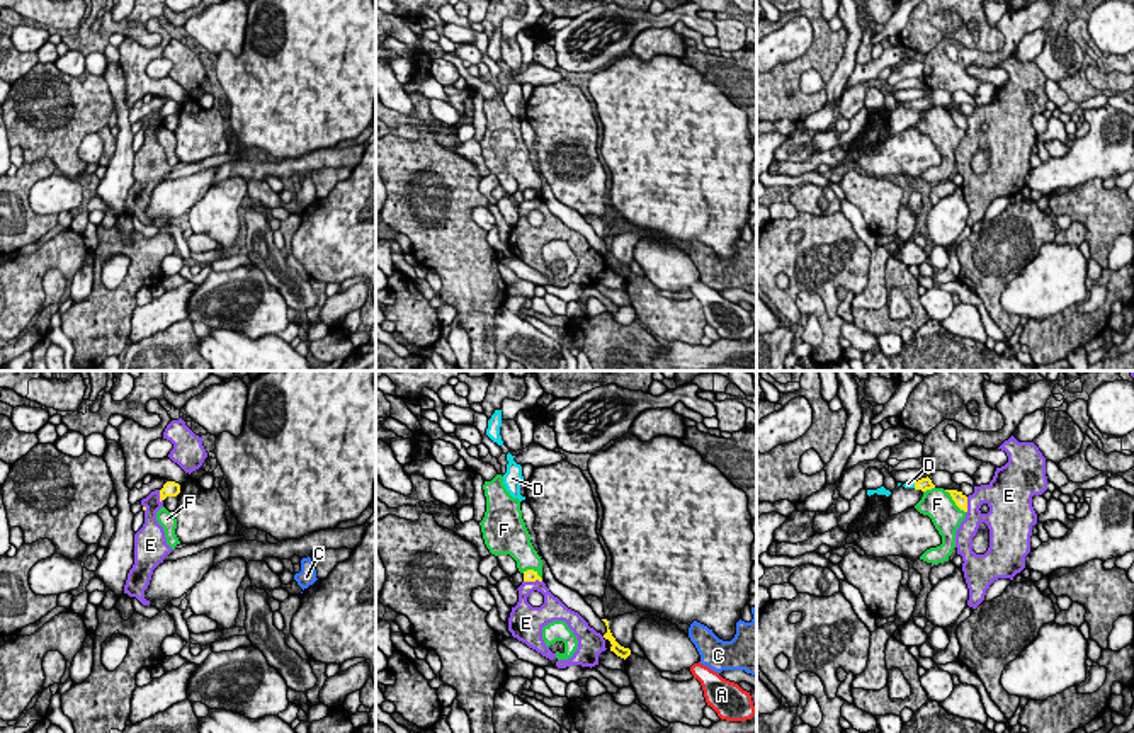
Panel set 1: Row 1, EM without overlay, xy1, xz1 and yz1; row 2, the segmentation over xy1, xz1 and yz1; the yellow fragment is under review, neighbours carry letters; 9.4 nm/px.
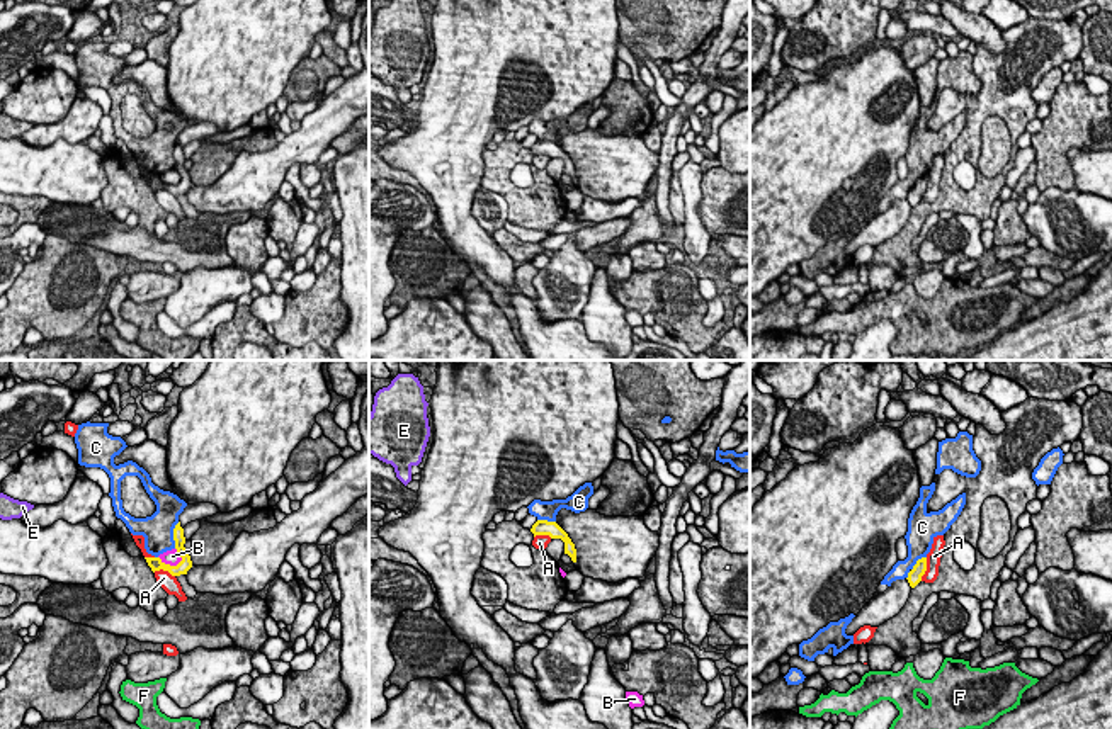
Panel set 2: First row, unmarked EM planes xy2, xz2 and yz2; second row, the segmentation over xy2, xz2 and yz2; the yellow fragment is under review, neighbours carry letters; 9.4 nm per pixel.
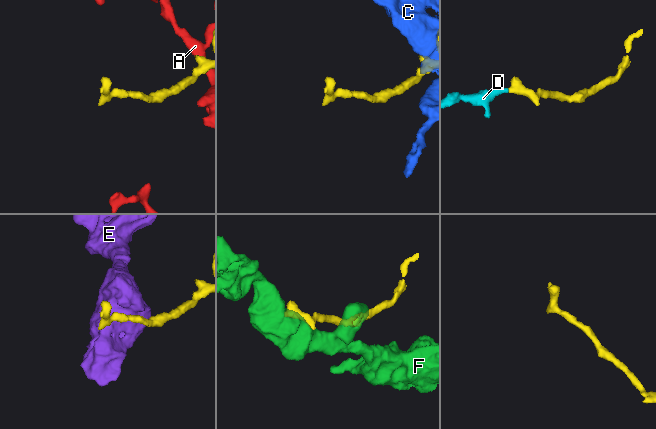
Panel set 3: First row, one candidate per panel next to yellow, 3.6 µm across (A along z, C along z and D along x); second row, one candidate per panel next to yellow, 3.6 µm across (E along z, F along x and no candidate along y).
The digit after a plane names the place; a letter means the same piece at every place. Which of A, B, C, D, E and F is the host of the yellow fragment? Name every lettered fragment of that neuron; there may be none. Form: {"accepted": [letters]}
{"accepted": ["D"]}

